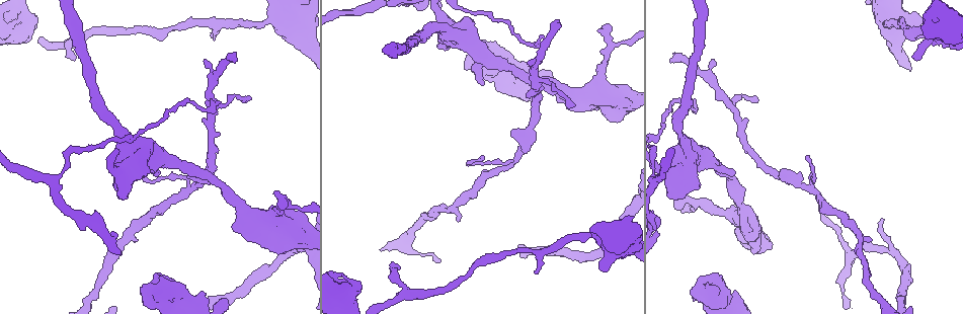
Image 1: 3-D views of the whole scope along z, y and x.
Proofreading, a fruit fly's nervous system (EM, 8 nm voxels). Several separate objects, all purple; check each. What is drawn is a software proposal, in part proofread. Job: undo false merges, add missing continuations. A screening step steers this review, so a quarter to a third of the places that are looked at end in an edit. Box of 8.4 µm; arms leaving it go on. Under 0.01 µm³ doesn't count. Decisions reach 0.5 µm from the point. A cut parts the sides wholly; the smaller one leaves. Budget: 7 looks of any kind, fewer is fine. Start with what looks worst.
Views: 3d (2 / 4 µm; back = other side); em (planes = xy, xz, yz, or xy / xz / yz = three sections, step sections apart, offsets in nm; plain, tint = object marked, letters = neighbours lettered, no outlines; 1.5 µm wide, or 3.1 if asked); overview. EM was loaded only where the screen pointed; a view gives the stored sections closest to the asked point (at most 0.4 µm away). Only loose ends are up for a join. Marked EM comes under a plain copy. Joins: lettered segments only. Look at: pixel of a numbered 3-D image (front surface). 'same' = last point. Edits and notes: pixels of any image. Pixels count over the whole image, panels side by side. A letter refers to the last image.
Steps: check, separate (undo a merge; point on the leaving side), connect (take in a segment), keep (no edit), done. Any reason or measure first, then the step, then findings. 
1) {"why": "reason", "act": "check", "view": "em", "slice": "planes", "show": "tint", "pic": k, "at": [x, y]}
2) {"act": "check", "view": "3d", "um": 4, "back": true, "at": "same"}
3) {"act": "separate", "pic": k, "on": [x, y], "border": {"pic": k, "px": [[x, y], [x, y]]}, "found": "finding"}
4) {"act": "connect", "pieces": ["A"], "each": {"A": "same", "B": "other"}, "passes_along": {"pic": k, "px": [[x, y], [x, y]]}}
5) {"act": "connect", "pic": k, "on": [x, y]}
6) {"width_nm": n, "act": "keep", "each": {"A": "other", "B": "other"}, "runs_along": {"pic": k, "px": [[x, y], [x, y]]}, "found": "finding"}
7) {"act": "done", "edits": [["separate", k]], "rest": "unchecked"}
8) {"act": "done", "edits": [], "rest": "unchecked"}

{"why": "branch stops here", "act": "check", "view": "em", "slice": "xy", "step": 8, "show": "letters", "pic": 1, "at": [232, 59]}

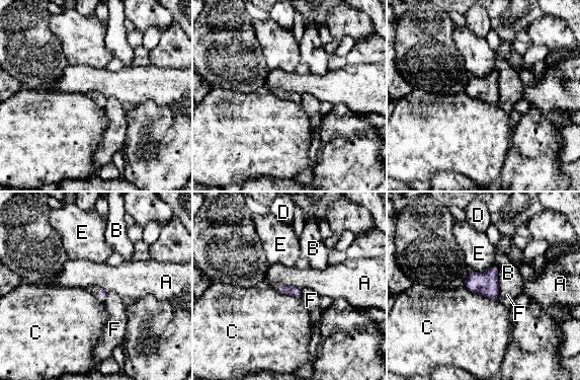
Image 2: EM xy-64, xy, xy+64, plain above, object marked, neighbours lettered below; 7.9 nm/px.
{"act": "keep", "each": {"A": "other", "B": "other", "C": "other", "D": "other", "E": "other", "F": "other"}, "found": "none of them fits"}

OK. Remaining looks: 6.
{"act": "check", "view": "3d", "um": 4, "pic": 1, "at": [289, 204]}

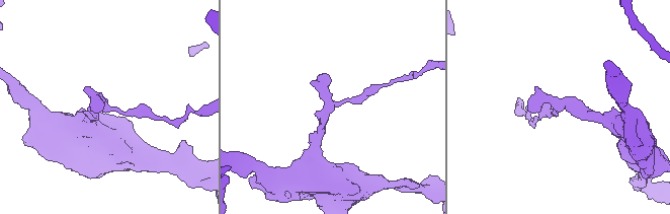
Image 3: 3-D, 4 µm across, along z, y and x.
{"act": "check", "view": "em", "slice": "planes", "show": "letters", "pic": 3, "at": [328, 103]}

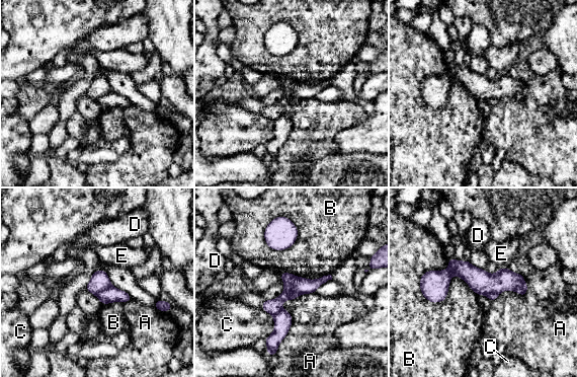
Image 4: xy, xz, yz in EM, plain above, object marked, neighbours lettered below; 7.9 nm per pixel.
{"width_nm": 160, "act": "separate", "pic": 4, "on": [303, 286], "each": {"A": "other", "B": "other", "C": "other", "D": "other", "E": "other"}, "border": {"pic": 4, "px": [[299, 278], [293, 290], [297, 295]]}, "found": "two neurons meet here"}

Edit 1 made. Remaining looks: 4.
{"why": "redraw", "act": "check", "view": "overview"}

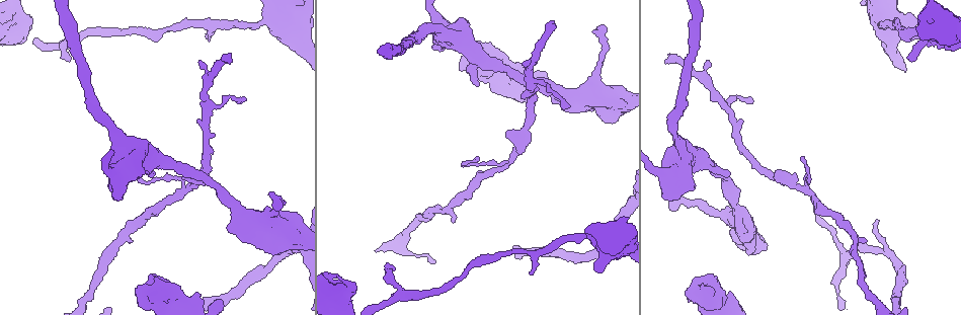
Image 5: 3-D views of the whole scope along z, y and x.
{"why": "an open end", "act": "check", "view": "3d", "um": 4, "pic": 5, "at": [917, 38]}

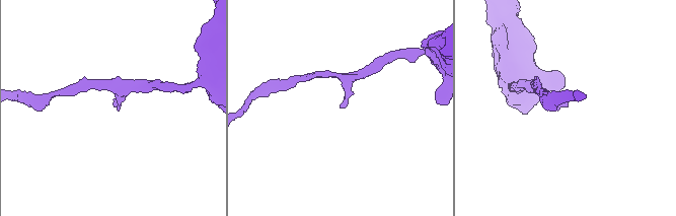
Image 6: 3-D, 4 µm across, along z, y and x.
{"act": "check", "view": "em", "slice": "planes", "show": "letters", "pic": 6, "at": [568, 106]}

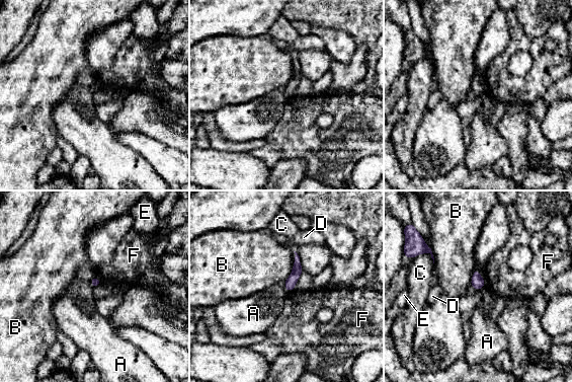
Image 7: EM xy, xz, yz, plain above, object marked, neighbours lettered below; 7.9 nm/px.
{"act": "keep", "each": {"A": "other", "B": "other", "C": "other", "D": "other", "E": "other", "F": "other"}, "runs_along": {"pic": 7, "px": [[297, 258], [297, 272], [289, 288]]}, "found": "none of them fits"}

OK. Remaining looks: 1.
{"act": "done", "edits": [["separate", 4]], "rest": "unchecked"}

